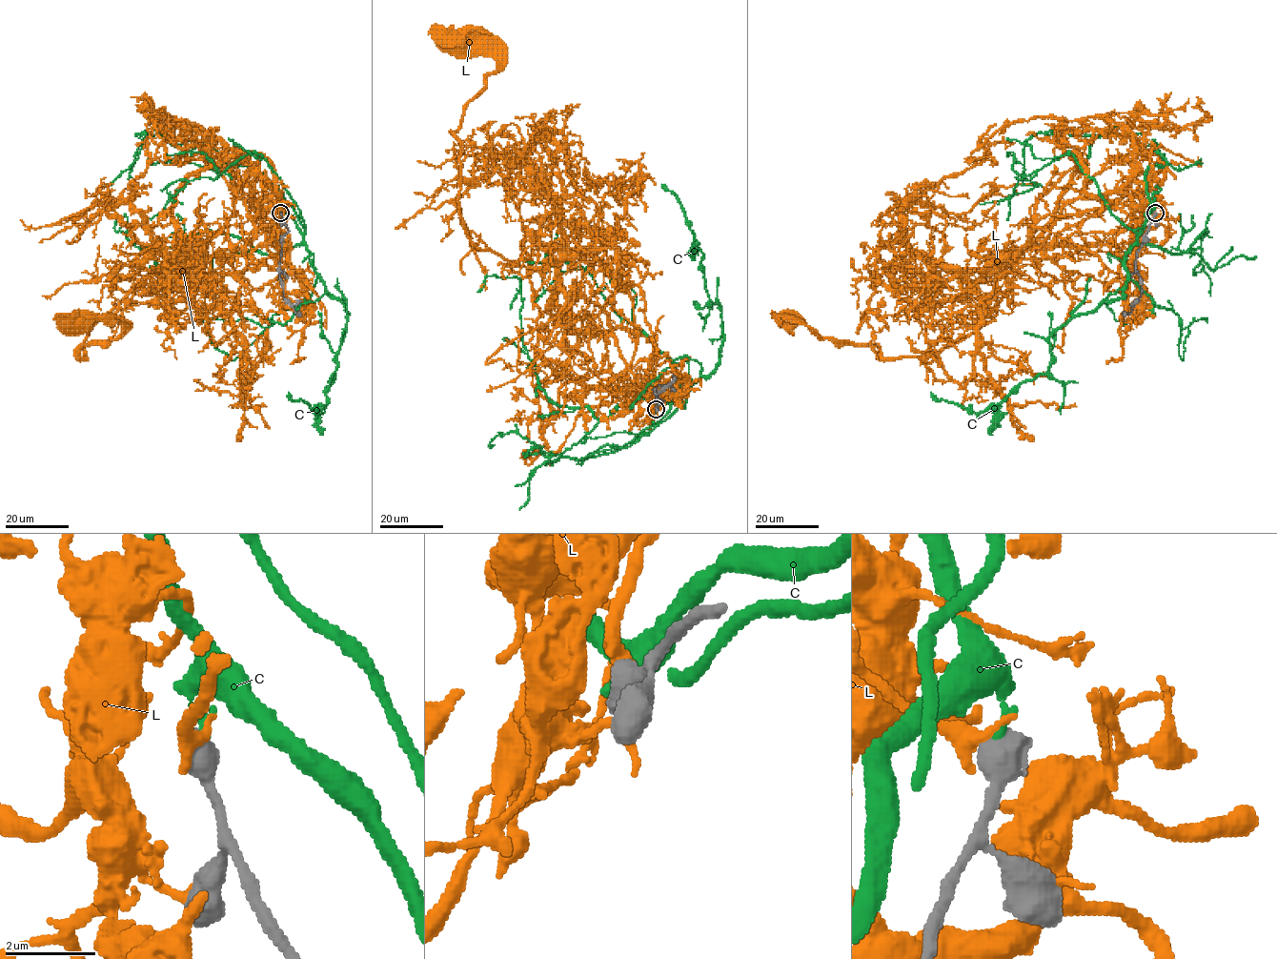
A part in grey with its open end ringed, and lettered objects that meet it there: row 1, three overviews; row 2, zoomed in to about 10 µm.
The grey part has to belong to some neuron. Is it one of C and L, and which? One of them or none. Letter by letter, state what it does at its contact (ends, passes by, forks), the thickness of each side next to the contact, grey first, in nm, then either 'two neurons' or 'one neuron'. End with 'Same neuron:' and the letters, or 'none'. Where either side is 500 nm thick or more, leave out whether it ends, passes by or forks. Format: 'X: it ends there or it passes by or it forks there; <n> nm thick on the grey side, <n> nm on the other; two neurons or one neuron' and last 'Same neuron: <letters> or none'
C: 650 nm thick on the grey side, 160 nm on the other; two neurons
L: 650 nm thick on the grey side, 440 nm on the other; two neurons
Same neuron: none

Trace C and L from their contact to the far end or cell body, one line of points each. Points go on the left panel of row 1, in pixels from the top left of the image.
C: (281, 213), (302, 234), (324, 288), (344, 301), (349, 313), (328, 401), (315, 413), (289, 392)
L: (280, 213), (237, 161), (223, 227), (143, 277), (81, 358), (122, 332), (81, 318)

